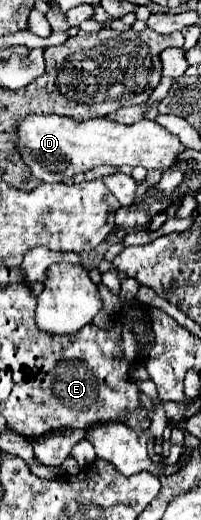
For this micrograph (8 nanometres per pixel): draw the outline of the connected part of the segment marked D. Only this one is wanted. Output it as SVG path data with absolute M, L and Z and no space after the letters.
M28 115L18 123L18 149L34 177L44 183L60 183L100 165L142 165L146 169L168 169L176 165L182 143L156 121L147 119L132 125L120 125L110 119L76 123L74 119L60 115Z

